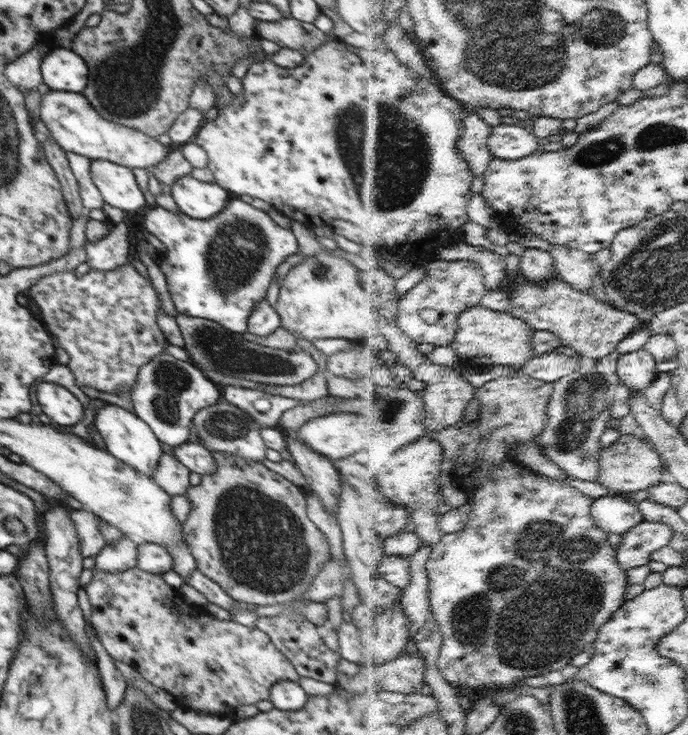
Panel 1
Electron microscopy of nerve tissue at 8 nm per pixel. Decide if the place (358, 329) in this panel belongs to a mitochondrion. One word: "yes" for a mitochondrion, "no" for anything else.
no

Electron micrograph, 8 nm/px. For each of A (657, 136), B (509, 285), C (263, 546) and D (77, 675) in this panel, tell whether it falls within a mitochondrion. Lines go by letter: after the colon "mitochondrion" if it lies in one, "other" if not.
A: mitochondrion
B: other
C: mitochondrion
D: other

